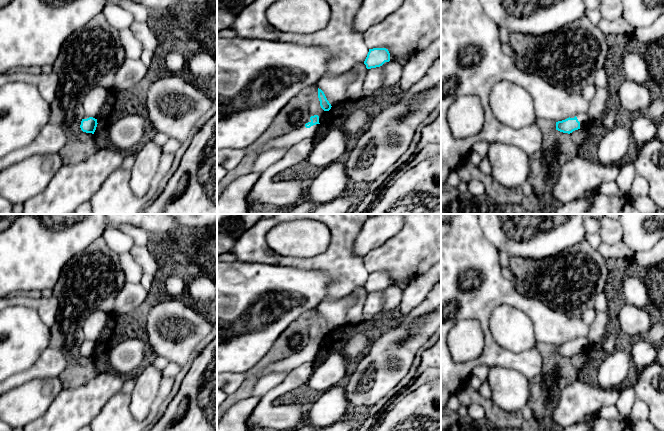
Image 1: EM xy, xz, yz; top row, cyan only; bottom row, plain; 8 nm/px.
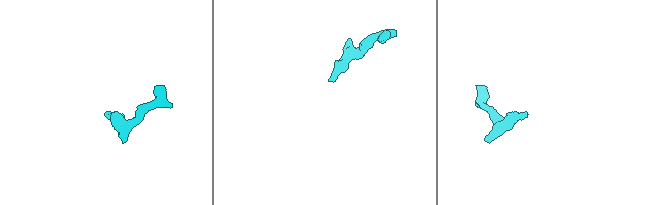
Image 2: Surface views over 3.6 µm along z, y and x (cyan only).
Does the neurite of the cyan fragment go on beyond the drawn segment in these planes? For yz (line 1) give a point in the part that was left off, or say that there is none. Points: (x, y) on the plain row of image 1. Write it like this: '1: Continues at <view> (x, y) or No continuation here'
1: Continues at yz (583, 342)

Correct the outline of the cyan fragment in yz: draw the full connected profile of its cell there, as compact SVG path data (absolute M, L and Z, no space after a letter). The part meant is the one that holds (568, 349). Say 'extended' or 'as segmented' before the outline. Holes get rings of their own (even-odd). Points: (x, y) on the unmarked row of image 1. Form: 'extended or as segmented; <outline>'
extended; M578 337L565 344L556 346L556 354L563 357L572 357L578 353L585 353L589 346L587 337Z

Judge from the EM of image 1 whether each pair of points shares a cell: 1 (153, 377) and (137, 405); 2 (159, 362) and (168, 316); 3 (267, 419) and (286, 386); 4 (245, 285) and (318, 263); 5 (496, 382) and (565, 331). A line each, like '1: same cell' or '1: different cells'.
1: same cell
2: different cells
3: same cell
4: different cells
5: different cells

